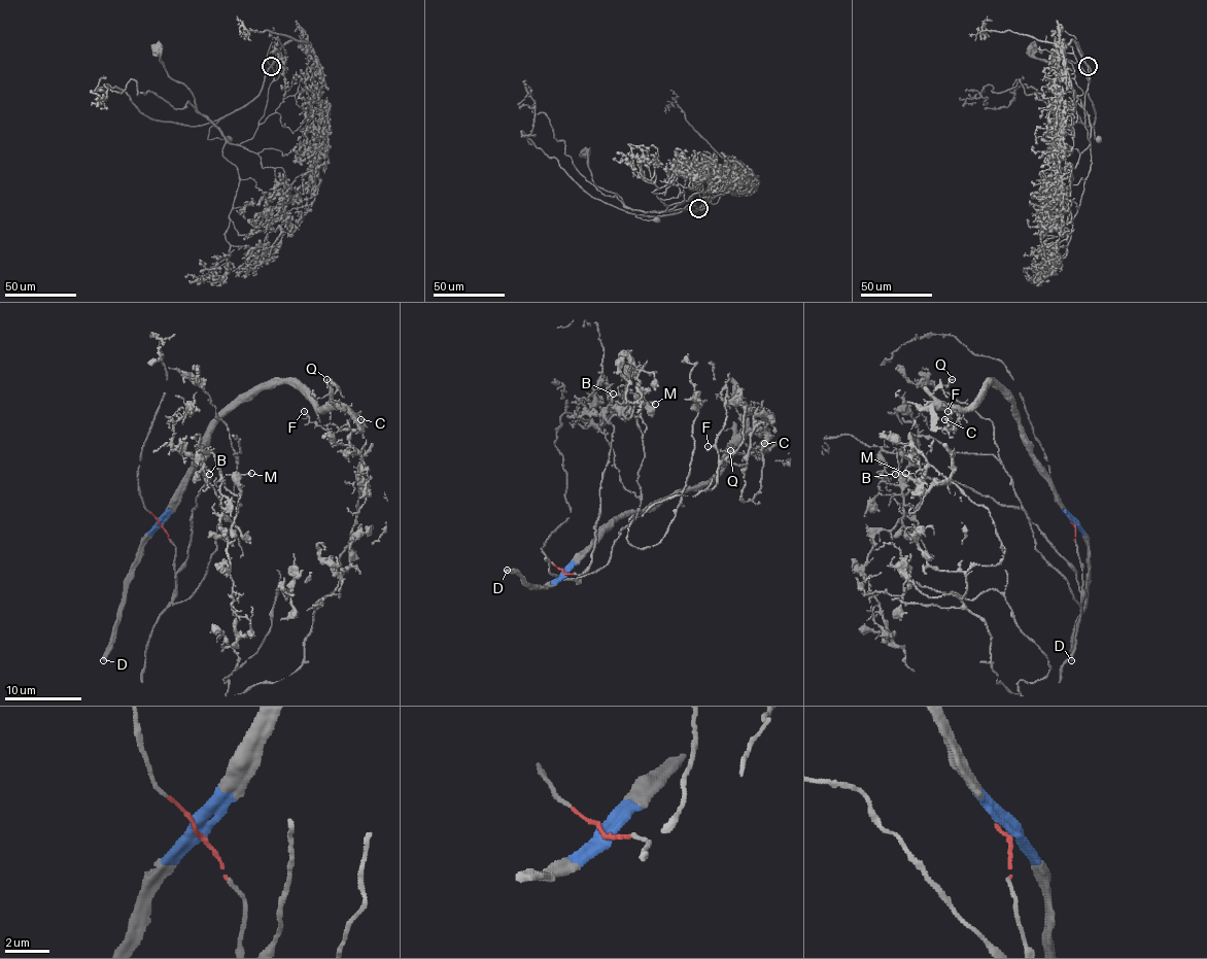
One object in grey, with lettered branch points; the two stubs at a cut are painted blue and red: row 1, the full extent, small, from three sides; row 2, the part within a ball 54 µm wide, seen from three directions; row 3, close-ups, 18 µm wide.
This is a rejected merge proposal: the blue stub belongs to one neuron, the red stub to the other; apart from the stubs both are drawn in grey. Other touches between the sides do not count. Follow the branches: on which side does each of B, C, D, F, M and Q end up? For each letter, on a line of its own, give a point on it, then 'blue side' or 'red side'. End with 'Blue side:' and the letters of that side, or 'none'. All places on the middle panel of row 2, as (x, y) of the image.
B: at (613, 394); red side
C: at (764, 443); blue side
D: at (507, 570); blue side
F: at (708, 446); blue side
M: at (655, 404); red side
Q: at (730, 450); blue side
Blue side: C, D, F, Q

